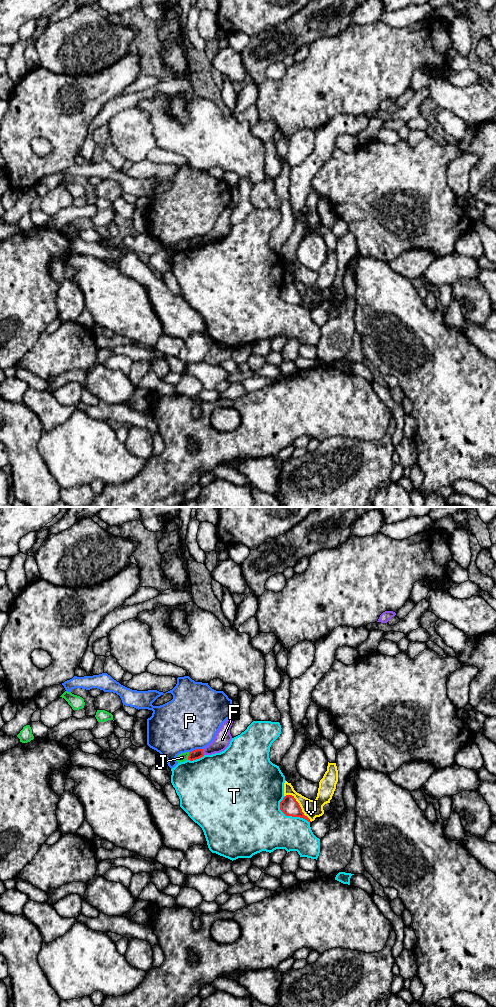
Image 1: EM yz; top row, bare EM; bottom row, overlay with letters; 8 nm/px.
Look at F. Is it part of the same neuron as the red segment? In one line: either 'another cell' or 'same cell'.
another cell

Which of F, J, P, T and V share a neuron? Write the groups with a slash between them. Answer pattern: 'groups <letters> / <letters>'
groups F / J / P / T / V

